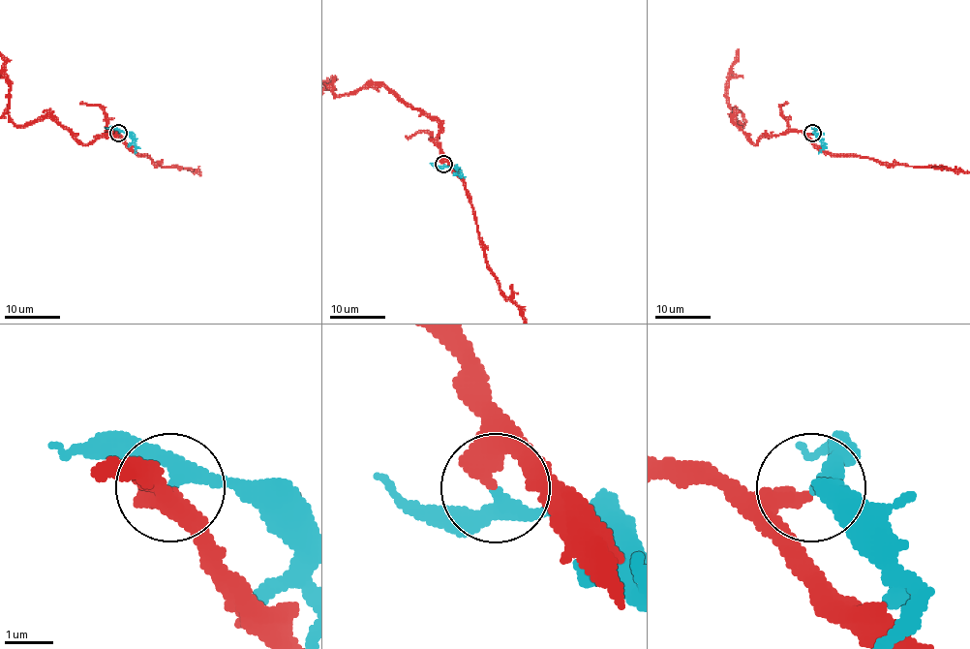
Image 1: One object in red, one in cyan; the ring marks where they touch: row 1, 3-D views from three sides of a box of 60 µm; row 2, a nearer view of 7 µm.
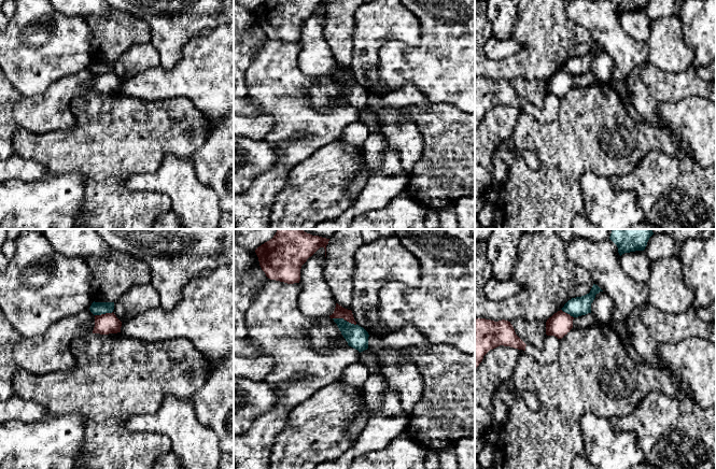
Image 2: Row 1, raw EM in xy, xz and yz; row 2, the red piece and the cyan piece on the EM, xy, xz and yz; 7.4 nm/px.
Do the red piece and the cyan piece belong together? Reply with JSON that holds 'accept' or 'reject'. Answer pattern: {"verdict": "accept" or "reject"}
{"verdict": "reject"}

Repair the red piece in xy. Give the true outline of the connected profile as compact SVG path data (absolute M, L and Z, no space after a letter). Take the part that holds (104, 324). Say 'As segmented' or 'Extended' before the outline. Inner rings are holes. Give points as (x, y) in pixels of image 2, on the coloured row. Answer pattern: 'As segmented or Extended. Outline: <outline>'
As segmented. Outline: M112 313L95 315L93 333L109 335L121 332L122 322Z

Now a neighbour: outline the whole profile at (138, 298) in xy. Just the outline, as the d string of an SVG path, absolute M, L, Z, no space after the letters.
M138 284L127 289L114 303L113 313L122 322L126 322L146 311L159 305L159 295L151 284Z

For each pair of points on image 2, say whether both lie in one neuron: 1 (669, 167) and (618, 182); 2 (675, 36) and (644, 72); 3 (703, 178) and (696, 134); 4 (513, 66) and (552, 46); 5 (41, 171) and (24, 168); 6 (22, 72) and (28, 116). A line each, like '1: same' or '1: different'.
1: same
2: different
3: different
4: same
5: same
6: different

